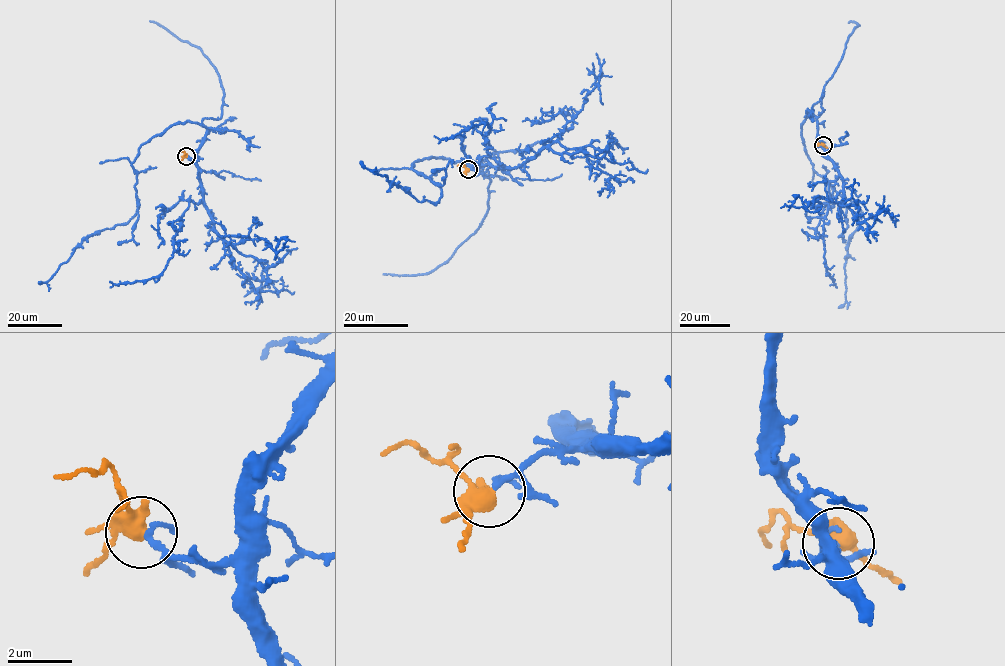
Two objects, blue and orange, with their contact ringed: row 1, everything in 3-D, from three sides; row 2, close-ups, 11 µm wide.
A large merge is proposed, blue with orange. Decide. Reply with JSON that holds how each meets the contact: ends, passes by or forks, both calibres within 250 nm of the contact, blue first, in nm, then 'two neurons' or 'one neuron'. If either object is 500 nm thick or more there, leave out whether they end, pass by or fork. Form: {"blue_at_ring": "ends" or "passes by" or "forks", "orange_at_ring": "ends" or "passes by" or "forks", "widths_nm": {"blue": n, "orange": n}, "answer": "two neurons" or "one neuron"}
{"blue_at_ring": "passes by", "orange_at_ring": "forks", "widths_nm": {"blue": 140, "orange": 360}, "answer": "one neuron"}

